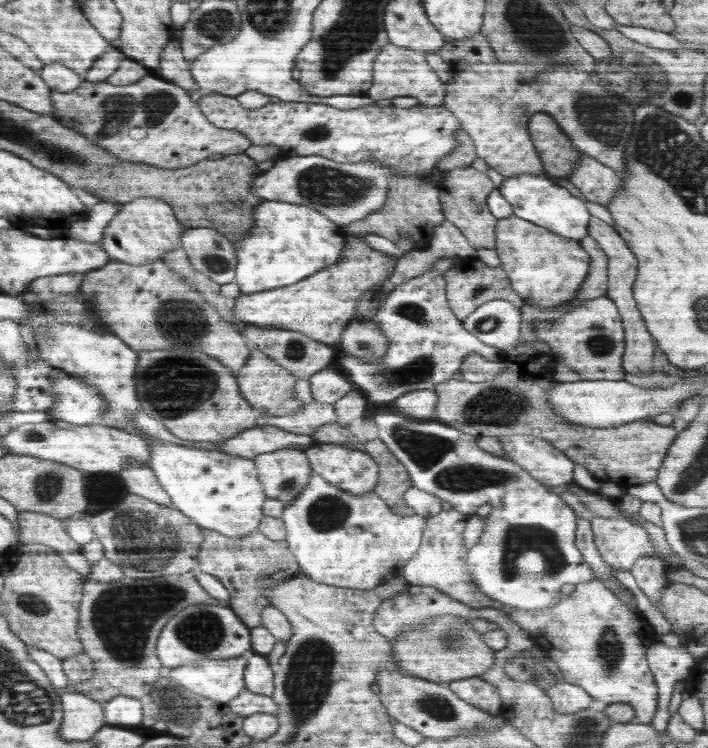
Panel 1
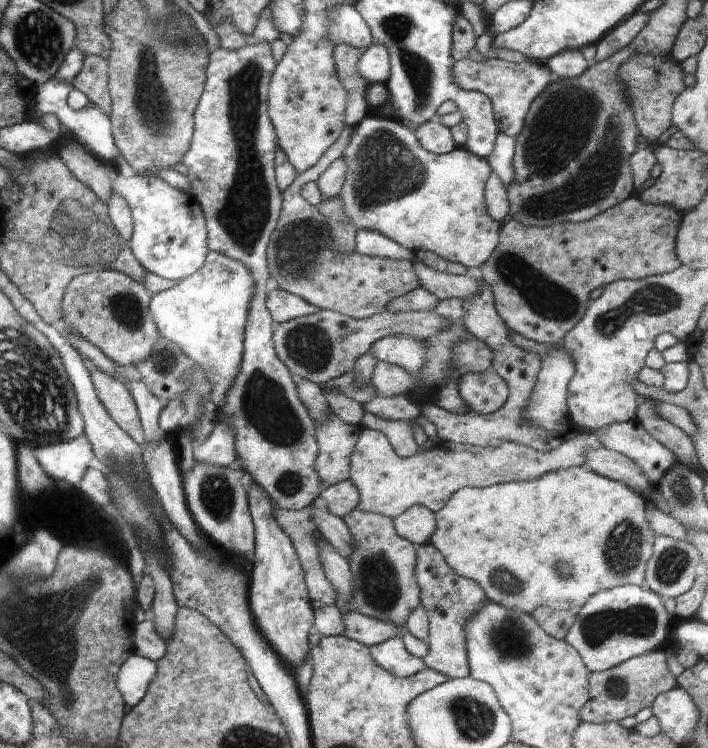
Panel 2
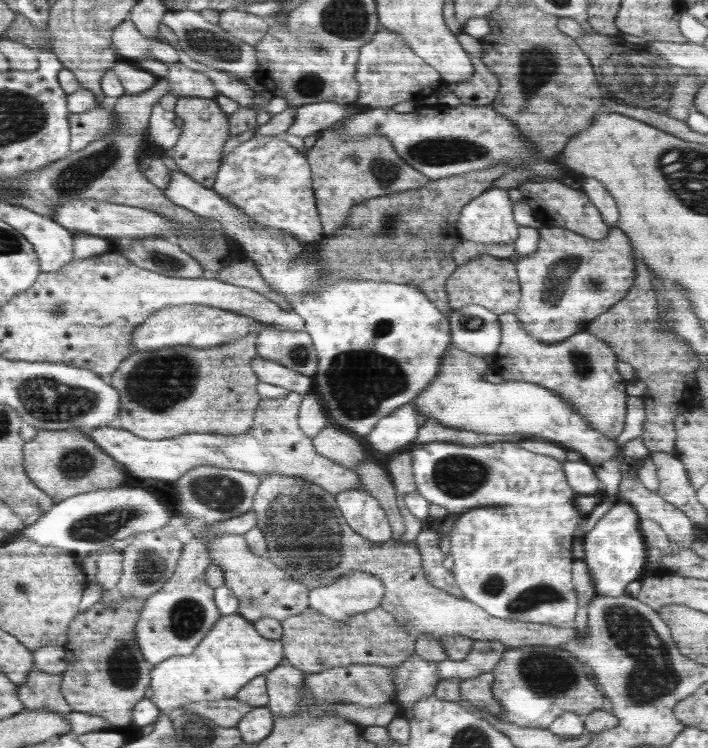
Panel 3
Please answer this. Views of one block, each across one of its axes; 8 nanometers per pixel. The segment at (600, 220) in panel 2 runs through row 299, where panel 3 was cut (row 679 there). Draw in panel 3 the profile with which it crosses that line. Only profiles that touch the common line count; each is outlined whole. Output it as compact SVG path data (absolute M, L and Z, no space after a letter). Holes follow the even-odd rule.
M527 645L522 648L511 648L502 653L502 659L498 661L491 672L494 676L492 692L503 710L499 714L500 720L516 724L520 728L548 727L564 712L574 712L574 714L584 717L594 710L602 709L602 704L604 704L604 695L596 688L590 675L586 674L584 665L572 653L562 650L560 647Z

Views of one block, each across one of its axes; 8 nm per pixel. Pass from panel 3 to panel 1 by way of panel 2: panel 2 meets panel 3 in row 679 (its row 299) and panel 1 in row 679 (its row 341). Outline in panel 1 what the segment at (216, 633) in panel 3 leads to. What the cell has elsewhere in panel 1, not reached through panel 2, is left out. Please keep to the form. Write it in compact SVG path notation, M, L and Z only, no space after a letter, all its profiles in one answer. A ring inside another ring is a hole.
M246 651L238 657L228 659L204 659L196 663L163 670L163 676L170 678L176 684L180 684L180 687L186 688L186 691L194 692L203 698L216 700L222 704L229 703L245 689L244 672L248 658L252 654L254 654L253 651Z

